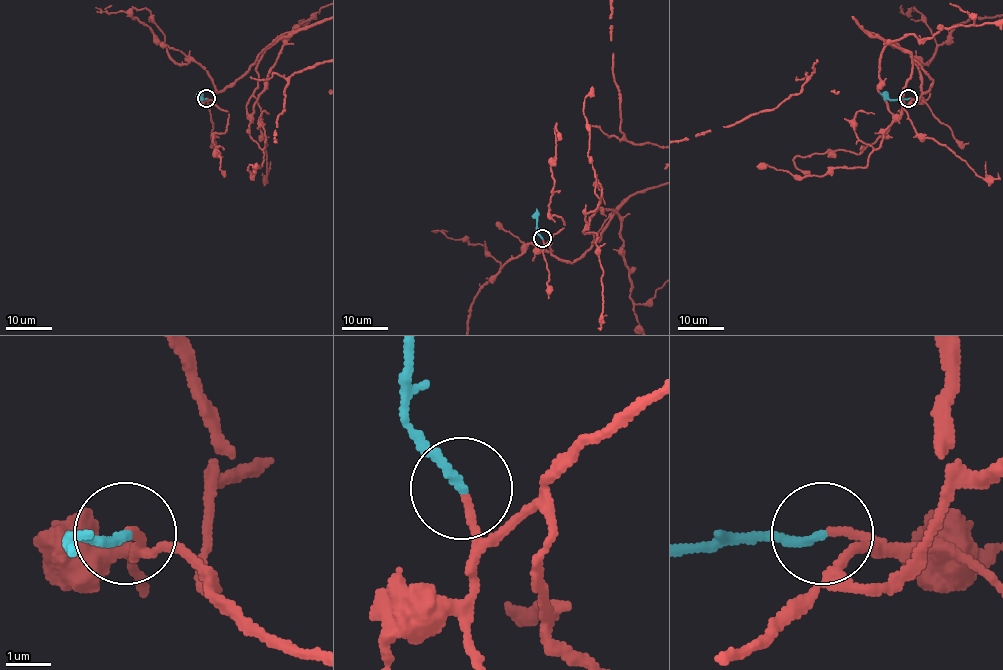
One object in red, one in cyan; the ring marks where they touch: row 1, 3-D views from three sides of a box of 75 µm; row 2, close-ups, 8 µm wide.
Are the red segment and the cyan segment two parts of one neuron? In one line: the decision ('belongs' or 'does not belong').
belongs

